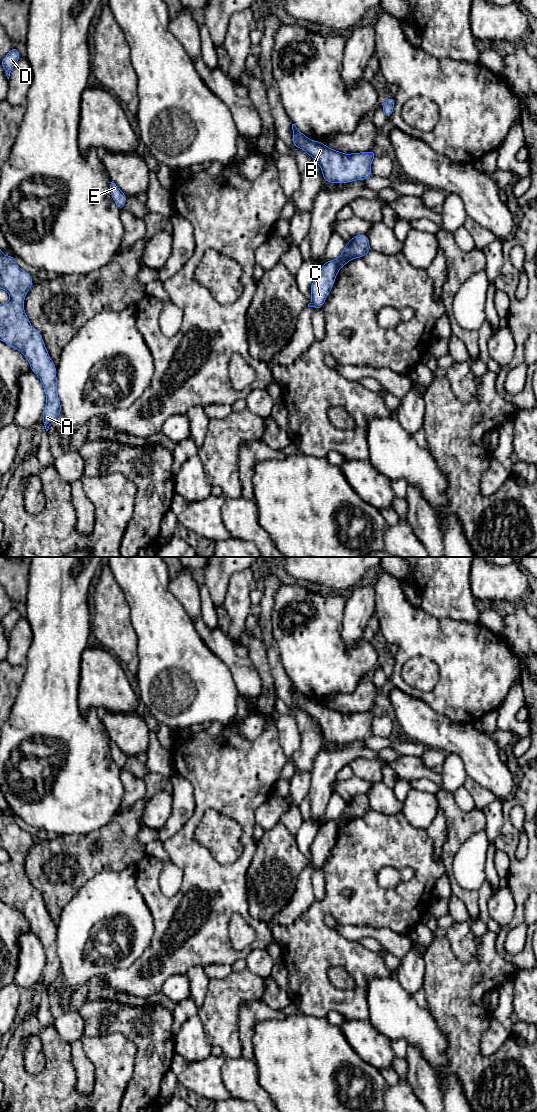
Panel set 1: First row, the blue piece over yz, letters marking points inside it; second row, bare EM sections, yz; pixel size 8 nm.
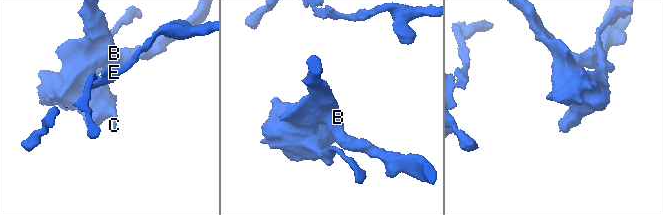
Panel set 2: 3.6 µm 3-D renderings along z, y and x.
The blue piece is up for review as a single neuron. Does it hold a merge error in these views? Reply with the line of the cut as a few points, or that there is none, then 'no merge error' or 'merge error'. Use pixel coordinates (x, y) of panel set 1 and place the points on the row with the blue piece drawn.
no cut; no merge error

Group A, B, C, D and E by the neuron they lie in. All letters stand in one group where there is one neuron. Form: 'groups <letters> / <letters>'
groups A B C D E

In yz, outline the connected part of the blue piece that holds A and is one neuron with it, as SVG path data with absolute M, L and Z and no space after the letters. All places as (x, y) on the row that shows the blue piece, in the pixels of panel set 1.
M0 249L0 288L10 296L8 302L0 304L0 340L20 351L40 379L46 394L42 420L48 431L61 414L61 404L57 393L56 366L41 333L31 325L24 311L24 299L32 285L32 276L18 266L14 256L4 255Z

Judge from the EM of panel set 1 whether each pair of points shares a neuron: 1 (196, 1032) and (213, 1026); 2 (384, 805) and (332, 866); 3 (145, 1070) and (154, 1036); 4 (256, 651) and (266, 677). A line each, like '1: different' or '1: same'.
1: different
2: different
3: same
4: same

